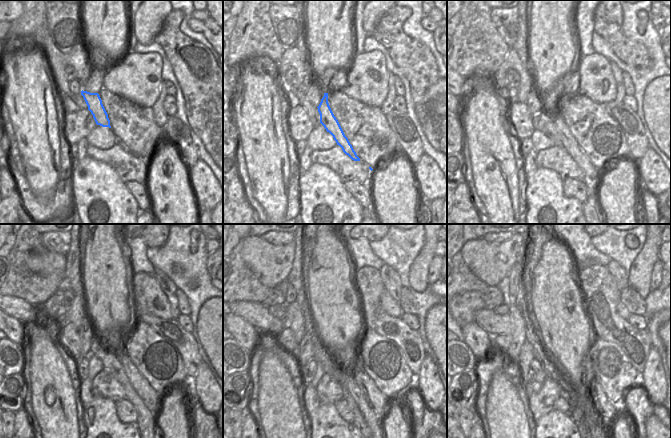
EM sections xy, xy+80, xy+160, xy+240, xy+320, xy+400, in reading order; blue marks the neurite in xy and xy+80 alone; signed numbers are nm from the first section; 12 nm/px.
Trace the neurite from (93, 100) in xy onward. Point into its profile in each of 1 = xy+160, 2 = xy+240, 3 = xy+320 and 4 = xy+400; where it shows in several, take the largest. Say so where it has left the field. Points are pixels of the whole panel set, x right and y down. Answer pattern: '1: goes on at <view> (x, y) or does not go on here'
1: goes on at xy+160 (593, 175)
2: goes on at xy+240 (152, 400)
3: goes on at xy+320 (376, 401)
4: goes on at xy+400 (607, 410)

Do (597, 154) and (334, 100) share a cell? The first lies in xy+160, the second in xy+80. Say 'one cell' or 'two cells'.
one cell

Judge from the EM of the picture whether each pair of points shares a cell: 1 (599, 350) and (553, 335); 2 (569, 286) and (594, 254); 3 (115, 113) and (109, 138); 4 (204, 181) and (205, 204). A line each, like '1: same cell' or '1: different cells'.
1: different cells
2: different cells
3: different cells
4: same cell

